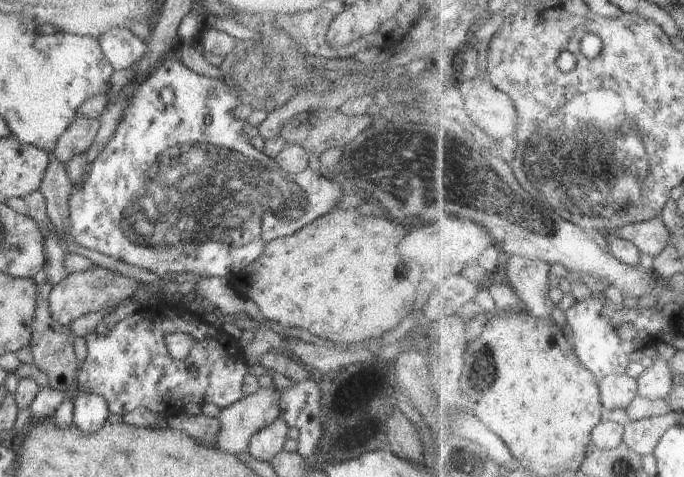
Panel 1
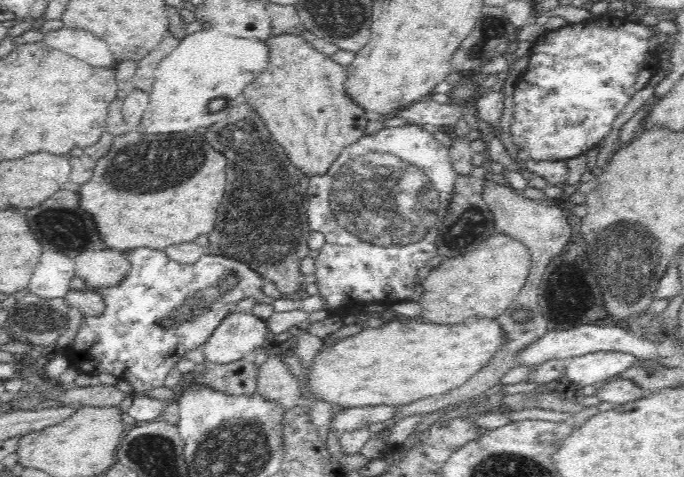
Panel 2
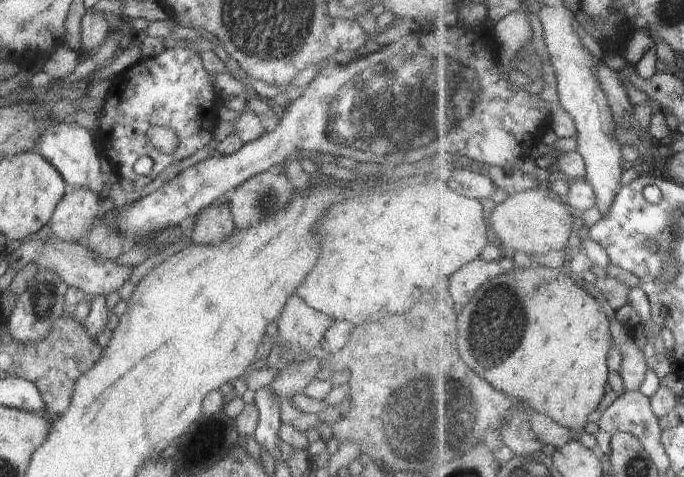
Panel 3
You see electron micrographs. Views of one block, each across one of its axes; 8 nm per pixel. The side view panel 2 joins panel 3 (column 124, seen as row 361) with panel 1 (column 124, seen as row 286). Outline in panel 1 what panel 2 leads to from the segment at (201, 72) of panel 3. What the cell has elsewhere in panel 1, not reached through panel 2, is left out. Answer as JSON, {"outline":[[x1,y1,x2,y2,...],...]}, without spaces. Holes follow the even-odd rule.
{"outline":[[175,53,166,56,164,62,152,70,152,74,148,75,142,84,136,86,134,92,127,98,122,118,117,124,116,130,90,166,86,184,75,195,65,199,69,204,70,234,75,242,84,248,91,248,102,254,112,256,116,260,138,266,142,270,154,272,157,276,171,274,179,278,191,278,195,274,200,274,203,278,230,278,254,262,271,240,278,237,286,238,336,209,336,204,343,195,342,185,325,177,322,173,313,171,310,167,306,167,302,172,293,175,284,172,276,164,275,159,266,156,262,151,258,151,250,143,250,138,256,138,259,135,258,130,248,120,243,121,234,117,233,110,240,104,241,98,238,93,224,81,191,71,177,58],[164,87,170,87,174,90,176,95,174,103,166,104,162,101,160,92,164,90]]}

